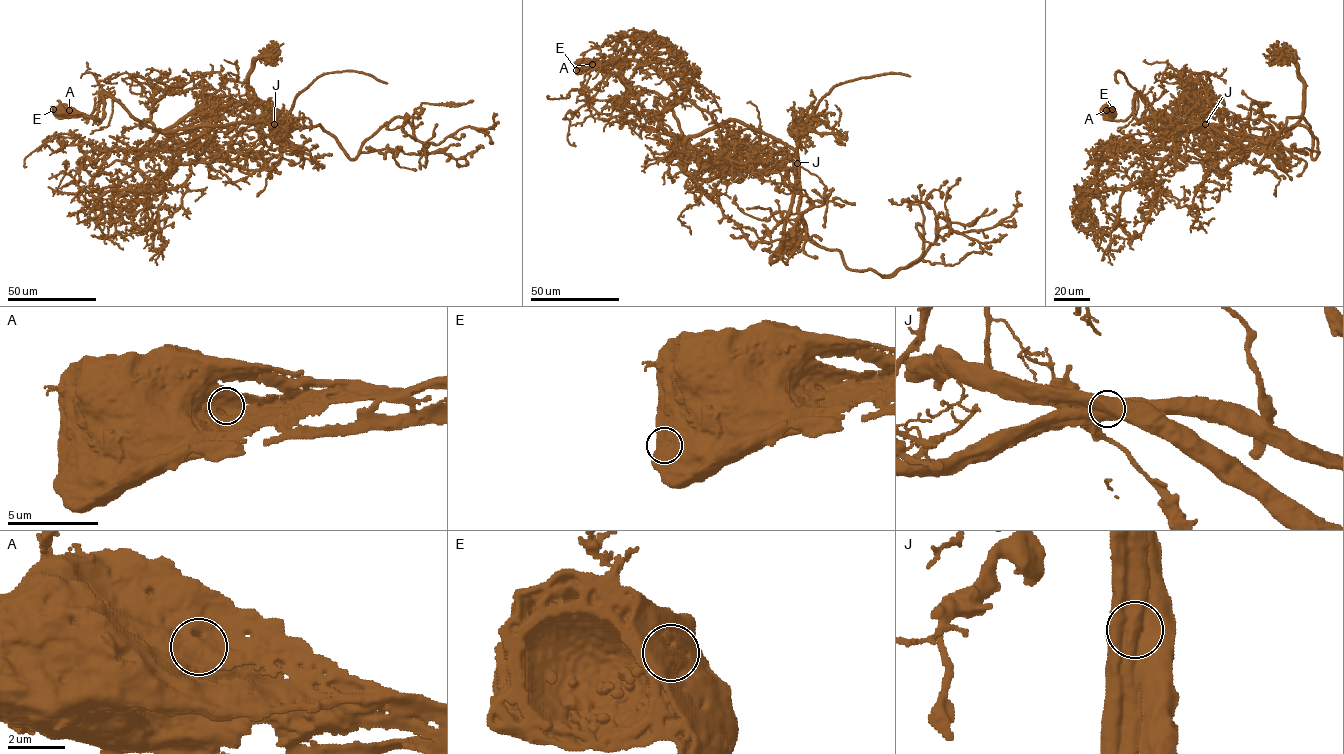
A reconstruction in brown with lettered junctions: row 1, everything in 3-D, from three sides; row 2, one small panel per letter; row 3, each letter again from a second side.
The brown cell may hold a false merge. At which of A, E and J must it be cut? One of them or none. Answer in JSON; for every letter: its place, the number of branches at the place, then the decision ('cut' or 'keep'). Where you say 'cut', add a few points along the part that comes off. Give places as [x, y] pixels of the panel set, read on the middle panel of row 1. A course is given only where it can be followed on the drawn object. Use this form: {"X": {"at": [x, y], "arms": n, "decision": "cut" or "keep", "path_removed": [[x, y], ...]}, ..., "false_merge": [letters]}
{"A": {"at": [592, 64], "arms": 1, "decision": "keep"}, "E": {"at": [576, 70], "arms": 1, "decision": "keep"}, "J": {"at": [797, 163], "arms": 1, "decision": "cut", "path_removed": [[797, 162], [797, 180], [783, 247], [780, 255], [771, 261], [786, 234], [803, 229], [806, 231]]}, "false_merge": ["J"]}

